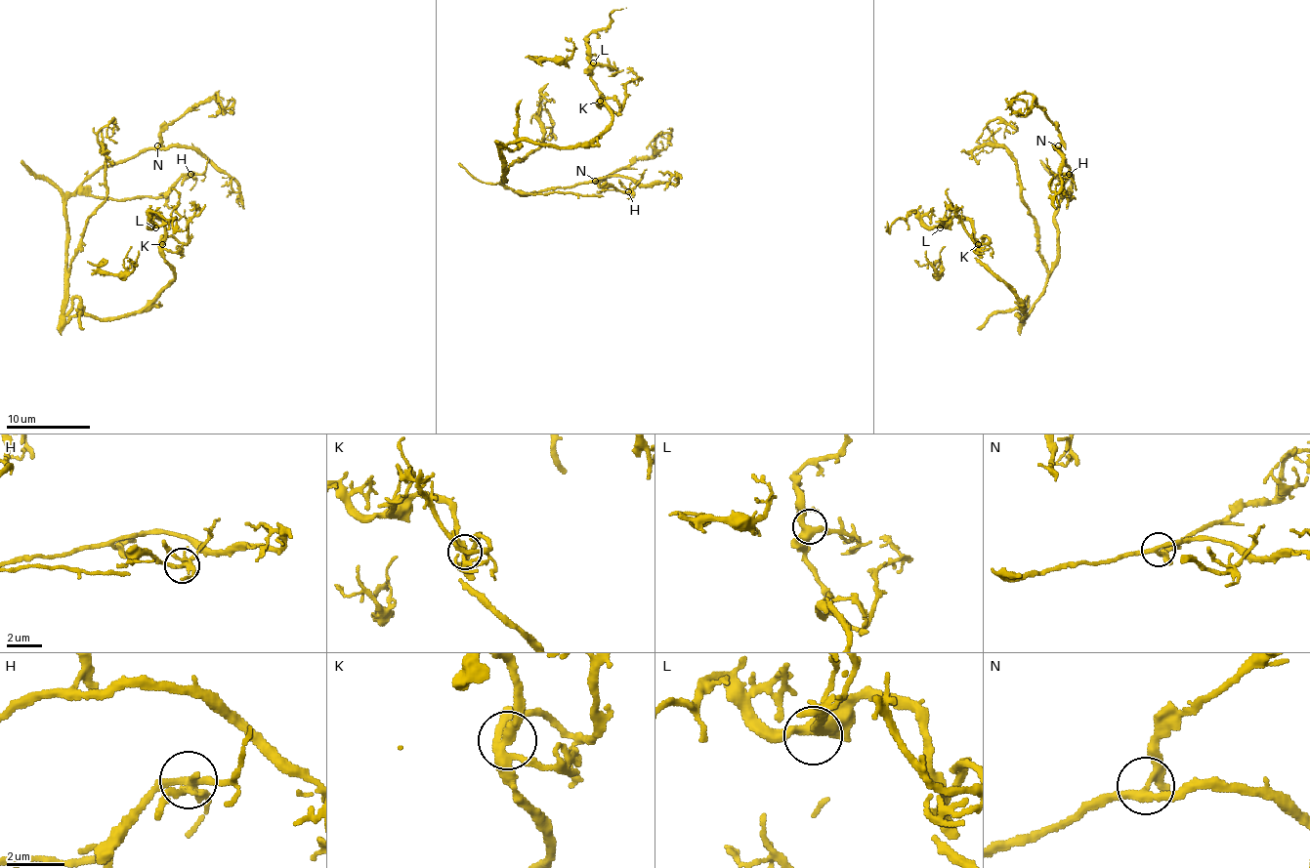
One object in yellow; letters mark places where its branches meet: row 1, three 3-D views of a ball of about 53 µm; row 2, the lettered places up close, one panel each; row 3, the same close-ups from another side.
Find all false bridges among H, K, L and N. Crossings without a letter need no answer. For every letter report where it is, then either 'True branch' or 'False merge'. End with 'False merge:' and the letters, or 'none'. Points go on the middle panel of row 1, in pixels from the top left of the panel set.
H: Place: (628, 191). True branch
K: Place: (600, 101). True branch
L: Place: (593, 62). True branch
N: Place: (595, 181). True branch
False merge: none

